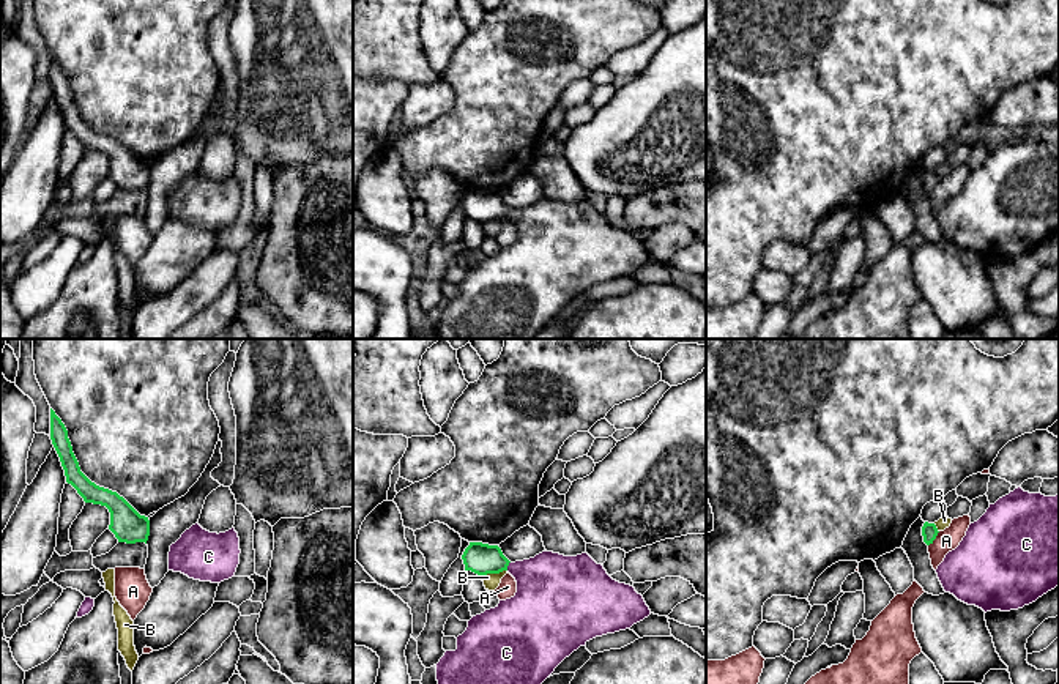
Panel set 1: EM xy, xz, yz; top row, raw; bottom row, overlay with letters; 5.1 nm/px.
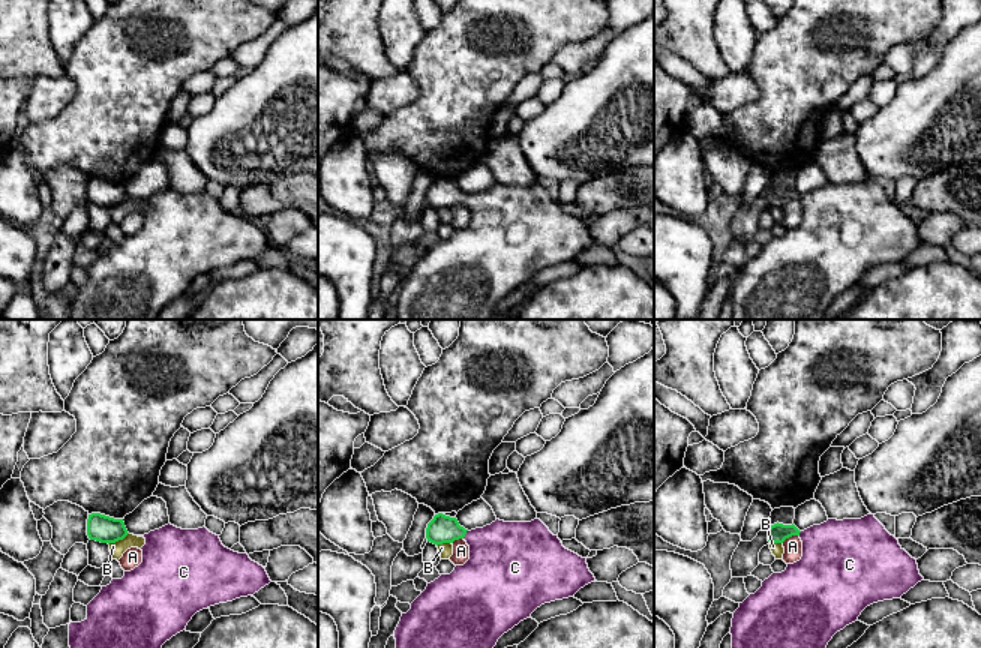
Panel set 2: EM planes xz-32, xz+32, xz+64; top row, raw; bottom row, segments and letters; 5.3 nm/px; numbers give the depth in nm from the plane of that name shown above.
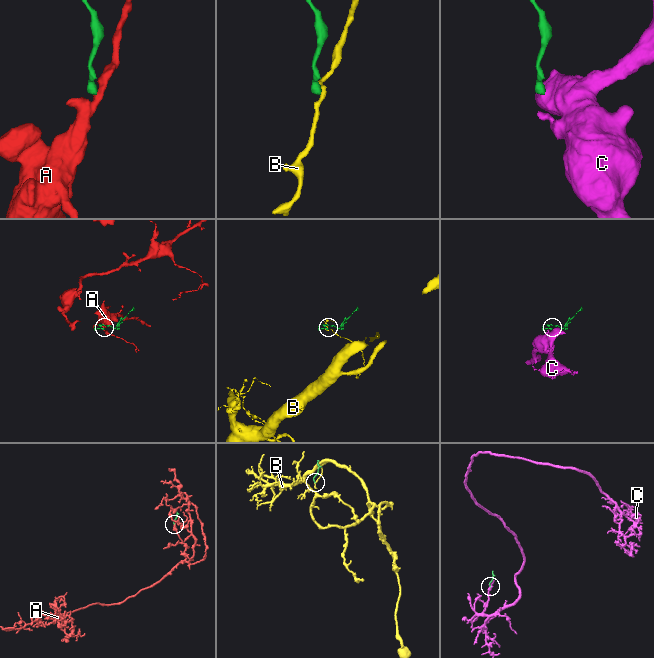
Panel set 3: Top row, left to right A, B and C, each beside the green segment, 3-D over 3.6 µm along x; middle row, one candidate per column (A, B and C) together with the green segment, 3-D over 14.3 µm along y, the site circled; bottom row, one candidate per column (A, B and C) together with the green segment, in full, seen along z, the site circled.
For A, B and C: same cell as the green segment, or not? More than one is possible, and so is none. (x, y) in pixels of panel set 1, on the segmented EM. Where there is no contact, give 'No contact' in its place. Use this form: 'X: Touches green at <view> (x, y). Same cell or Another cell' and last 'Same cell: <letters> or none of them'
A: Touches green at yz (935, 538). Another cell
B: Touches green at xz (494, 572). Another cell
C: Touches green at xz (508, 565). Same cell
Same cell: C

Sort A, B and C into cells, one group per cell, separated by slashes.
A / B / C

